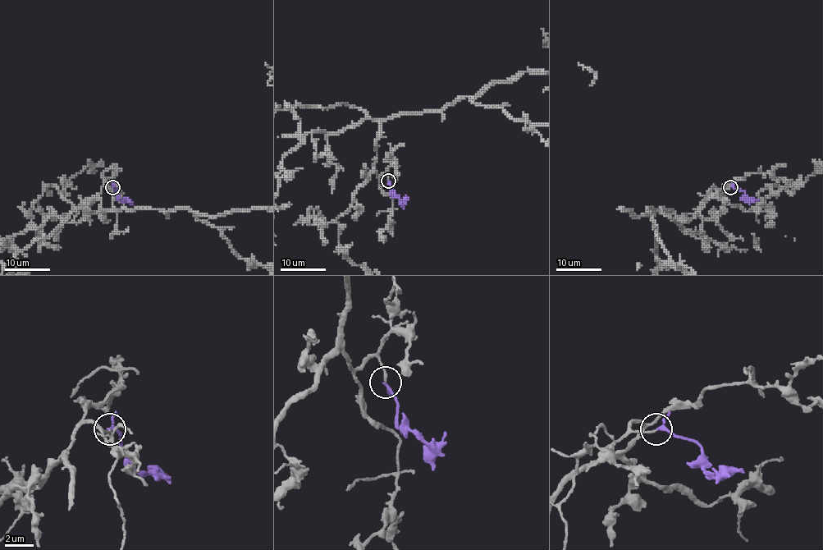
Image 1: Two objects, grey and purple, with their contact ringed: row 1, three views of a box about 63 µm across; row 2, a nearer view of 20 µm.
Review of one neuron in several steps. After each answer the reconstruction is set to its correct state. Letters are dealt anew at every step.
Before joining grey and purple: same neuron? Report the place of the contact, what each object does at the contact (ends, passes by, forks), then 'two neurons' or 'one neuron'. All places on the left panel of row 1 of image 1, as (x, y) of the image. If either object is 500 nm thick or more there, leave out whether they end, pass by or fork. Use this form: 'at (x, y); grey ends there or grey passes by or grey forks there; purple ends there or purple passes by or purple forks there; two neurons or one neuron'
at (112, 187); grey ends there; purple passes by; one neuron

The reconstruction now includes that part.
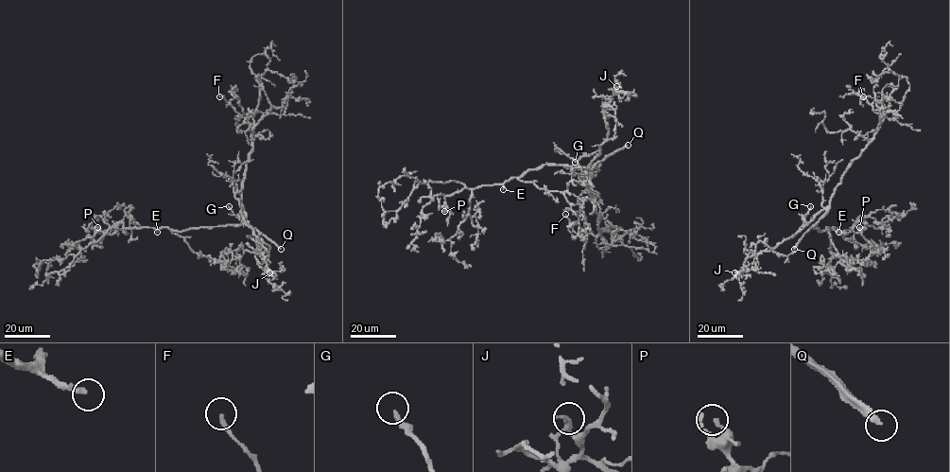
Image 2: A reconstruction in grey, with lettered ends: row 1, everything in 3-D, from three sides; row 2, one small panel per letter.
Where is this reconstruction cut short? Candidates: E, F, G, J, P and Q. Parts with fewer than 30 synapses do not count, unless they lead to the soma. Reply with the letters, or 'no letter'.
E, G, Q

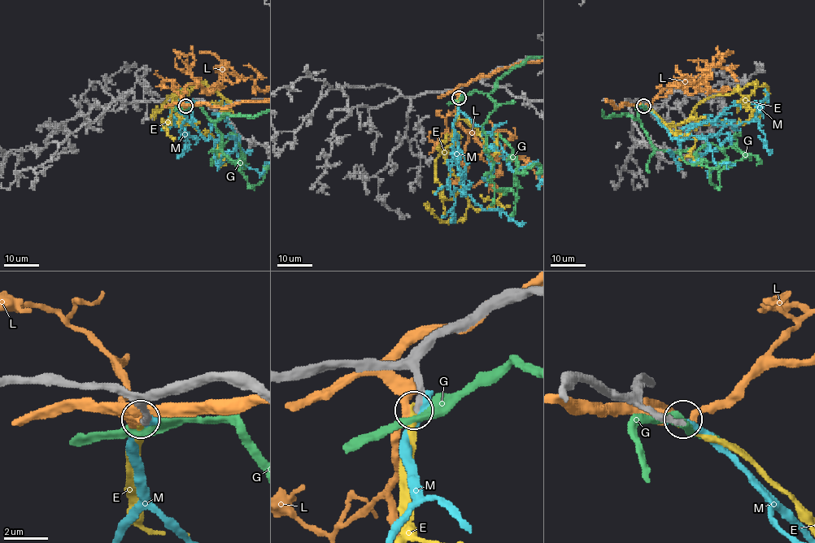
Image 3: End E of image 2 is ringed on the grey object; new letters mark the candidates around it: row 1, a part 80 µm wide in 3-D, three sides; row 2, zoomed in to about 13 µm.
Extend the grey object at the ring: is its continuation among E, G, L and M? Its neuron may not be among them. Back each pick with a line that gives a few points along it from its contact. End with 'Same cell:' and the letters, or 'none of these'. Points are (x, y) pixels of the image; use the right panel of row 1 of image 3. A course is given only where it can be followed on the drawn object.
Same cell: none of these

